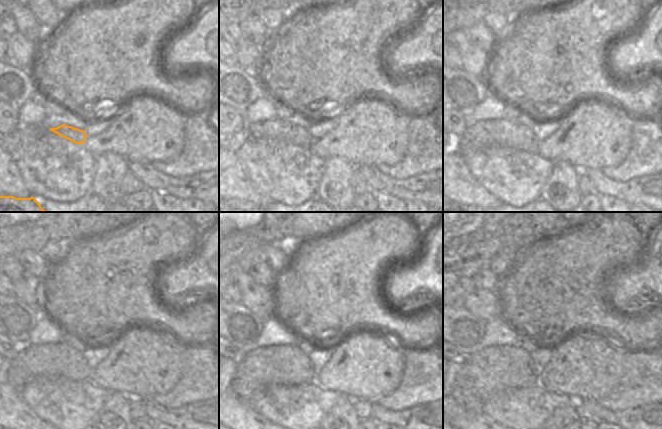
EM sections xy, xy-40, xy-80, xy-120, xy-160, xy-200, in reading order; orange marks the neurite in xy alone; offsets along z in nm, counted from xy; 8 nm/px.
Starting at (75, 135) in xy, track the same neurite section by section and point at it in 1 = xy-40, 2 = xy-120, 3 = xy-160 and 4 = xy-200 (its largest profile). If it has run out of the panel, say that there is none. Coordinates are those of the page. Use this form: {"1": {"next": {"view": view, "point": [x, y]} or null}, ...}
{"1": {"next": {"view": "xy-40", "point": [276, 129]}}, "2": {"next": {"view": "xy-120", "point": [59, 360]}}, "3": {"next": {"view": "xy-160", "point": [260, 368]}}, "4": {"next": {"view": "xy-200", "point": [483, 375]}}}

